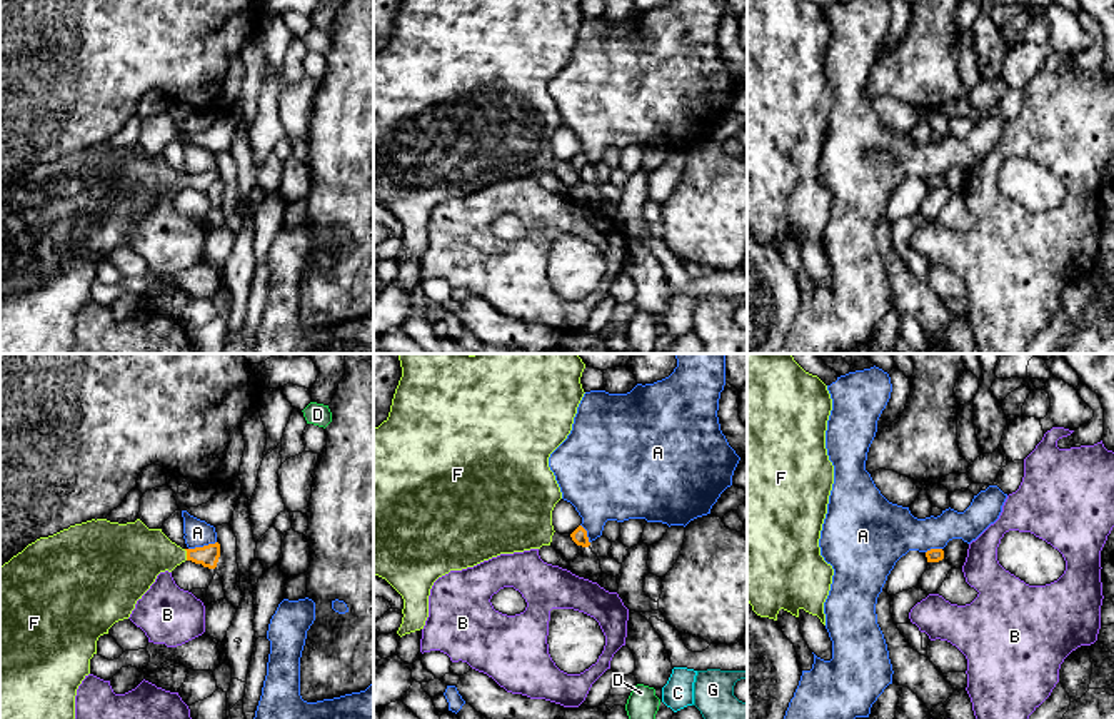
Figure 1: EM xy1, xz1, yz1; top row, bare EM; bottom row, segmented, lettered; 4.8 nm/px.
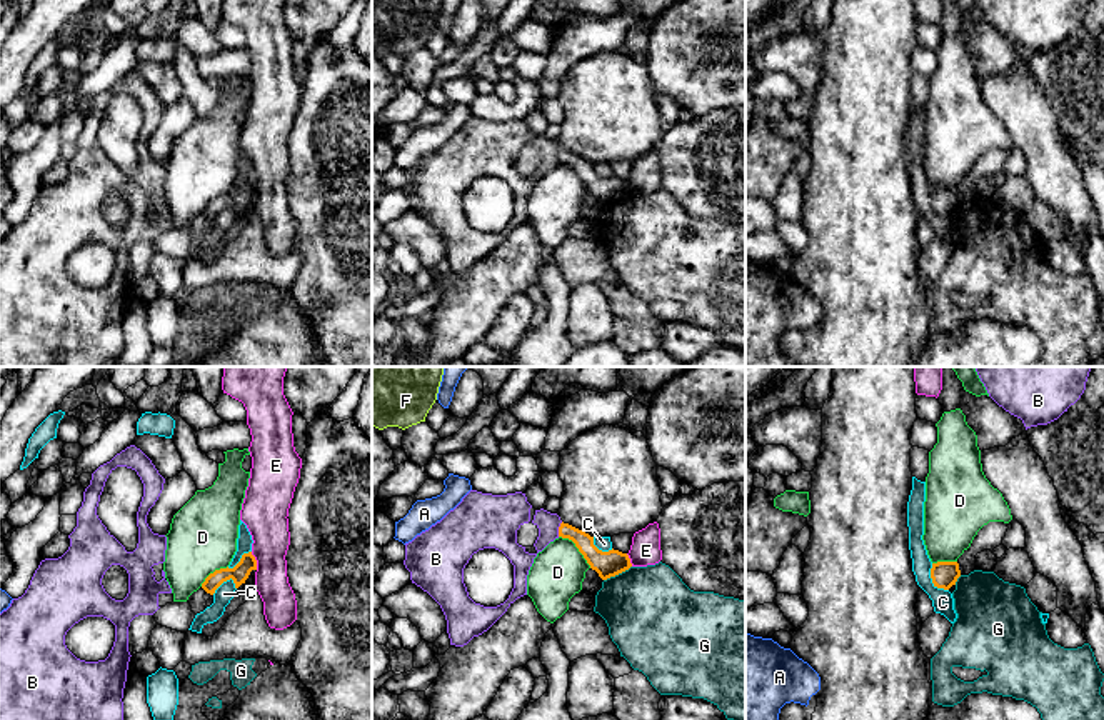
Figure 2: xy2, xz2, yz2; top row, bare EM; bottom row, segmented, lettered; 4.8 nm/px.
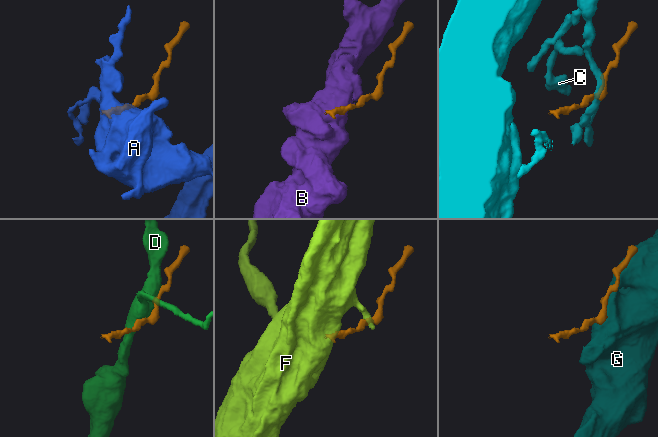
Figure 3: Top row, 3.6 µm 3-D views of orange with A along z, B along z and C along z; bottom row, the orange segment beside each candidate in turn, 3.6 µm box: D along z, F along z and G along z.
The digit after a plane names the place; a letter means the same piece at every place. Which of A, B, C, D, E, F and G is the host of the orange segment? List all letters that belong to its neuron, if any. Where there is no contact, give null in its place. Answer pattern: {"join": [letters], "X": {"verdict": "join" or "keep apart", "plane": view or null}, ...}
{"join": ["F"], "A": {"verdict": "keep apart", "plane": "xy1"}, "B": {"verdict": "keep apart", "plane": "xz2"}, "C": {"verdict": "keep apart", "plane": "yz2"}, "D": {"verdict": "keep apart", "plane": "xz2"}, "E": {"verdict": "keep apart", "plane": "xy2"}, "F": {"verdict": "join", "plane": "xy1"}, "G": {"verdict": "keep apart", "plane": "xz2"}}

